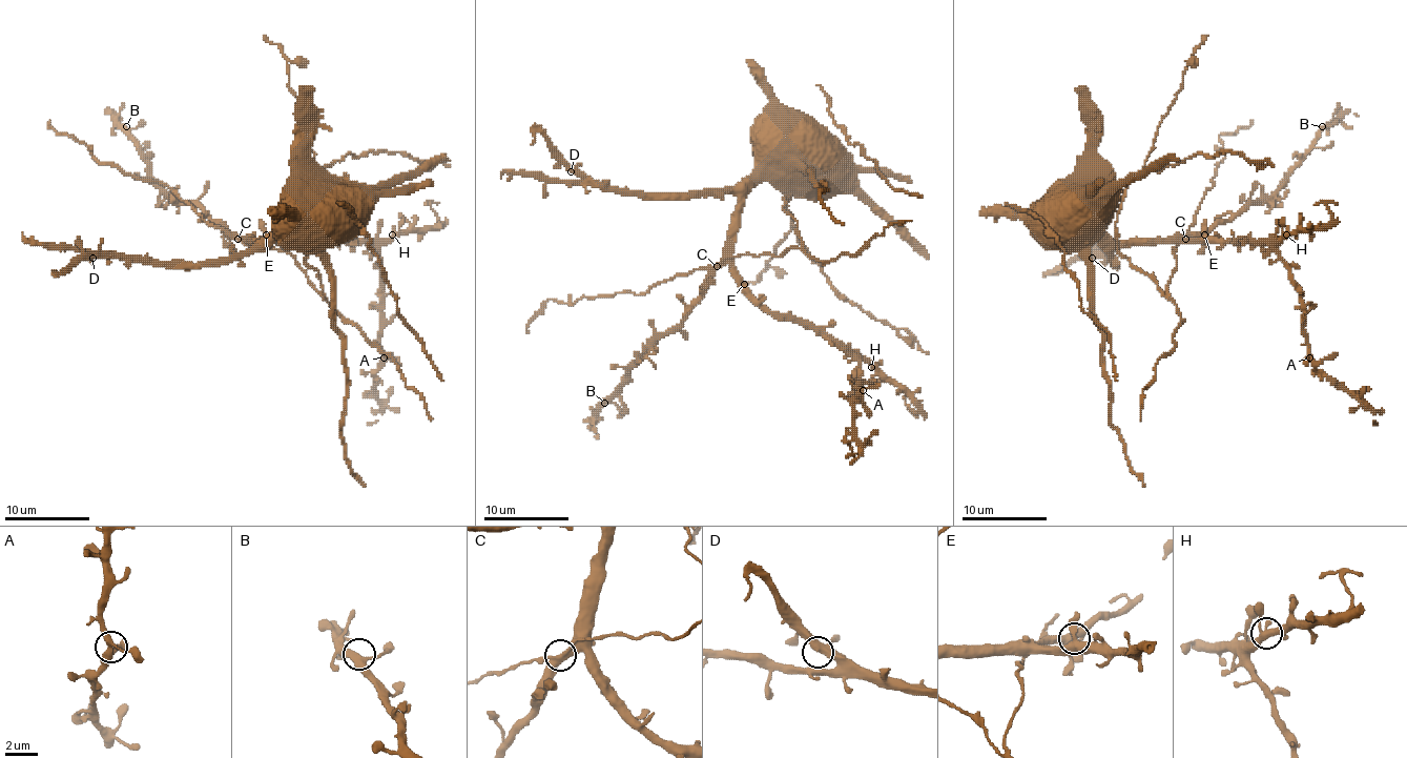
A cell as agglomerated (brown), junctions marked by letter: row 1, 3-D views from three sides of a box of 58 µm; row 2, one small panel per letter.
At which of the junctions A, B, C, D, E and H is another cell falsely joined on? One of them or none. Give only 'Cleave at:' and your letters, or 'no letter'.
Cleave at: no letter

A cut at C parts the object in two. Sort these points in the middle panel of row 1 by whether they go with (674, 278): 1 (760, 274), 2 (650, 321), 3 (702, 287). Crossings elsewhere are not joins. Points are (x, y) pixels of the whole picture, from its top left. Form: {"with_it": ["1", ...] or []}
{"with_it": []}

